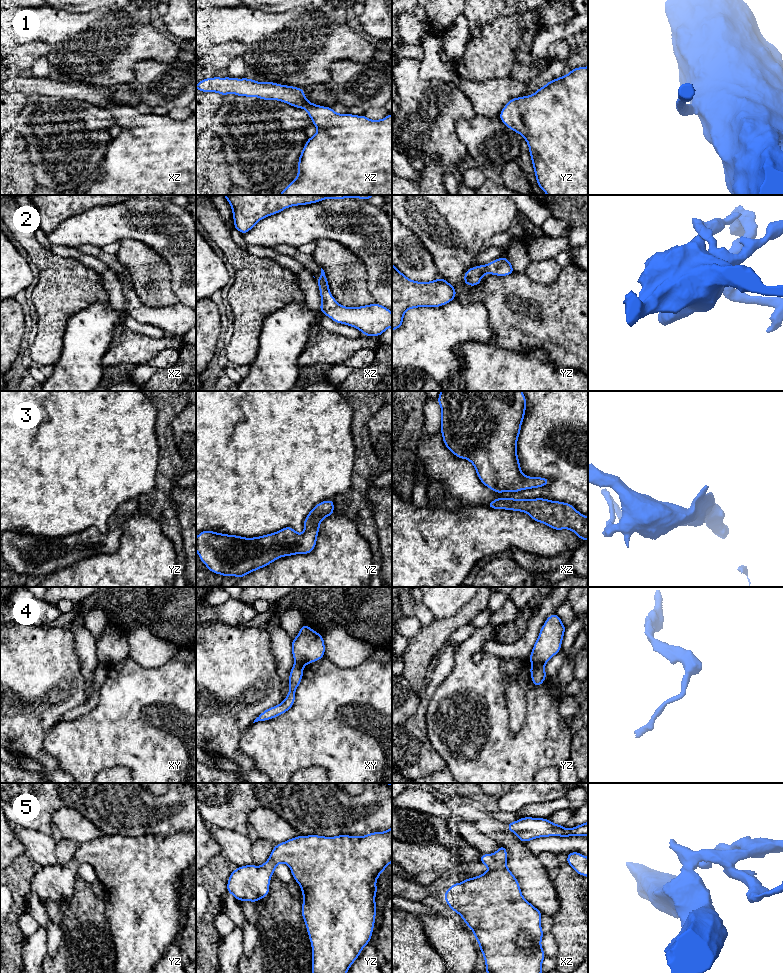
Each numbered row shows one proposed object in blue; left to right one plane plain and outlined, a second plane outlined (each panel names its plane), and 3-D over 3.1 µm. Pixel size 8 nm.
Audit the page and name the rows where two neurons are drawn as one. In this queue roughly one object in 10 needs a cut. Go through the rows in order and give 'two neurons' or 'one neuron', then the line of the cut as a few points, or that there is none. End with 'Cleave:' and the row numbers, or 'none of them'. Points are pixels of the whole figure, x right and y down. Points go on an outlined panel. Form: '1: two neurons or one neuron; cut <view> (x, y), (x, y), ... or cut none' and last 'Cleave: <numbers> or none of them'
1: one neuron; cut none
2: one neuron; cut none
3: one neuron; cut none
4: two neurons; cut yz (531, 662), (544, 664)
5: one neuron; cut none
Cleave: 4

